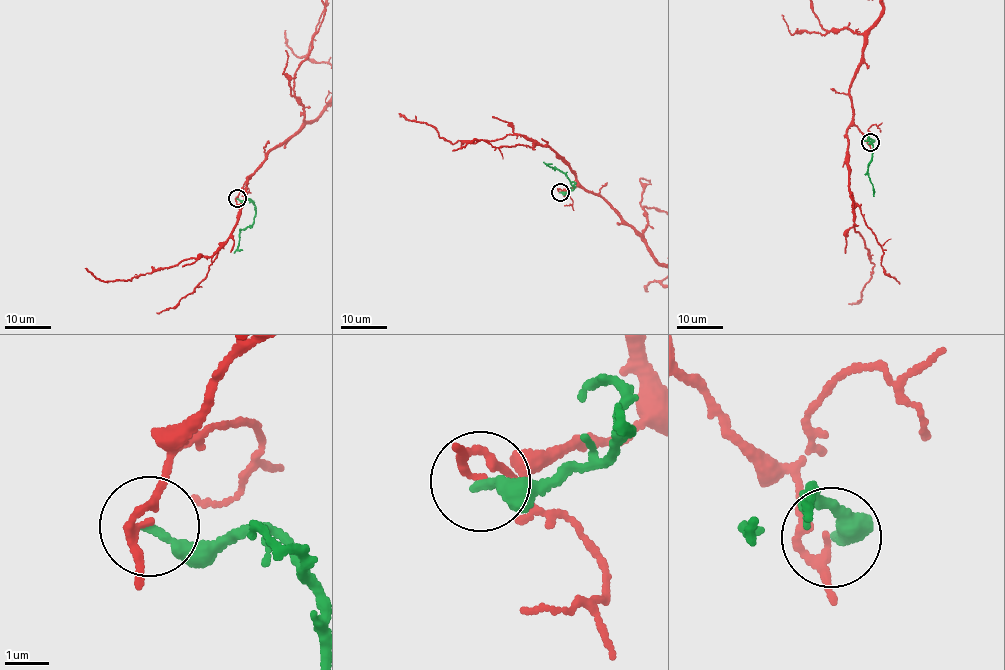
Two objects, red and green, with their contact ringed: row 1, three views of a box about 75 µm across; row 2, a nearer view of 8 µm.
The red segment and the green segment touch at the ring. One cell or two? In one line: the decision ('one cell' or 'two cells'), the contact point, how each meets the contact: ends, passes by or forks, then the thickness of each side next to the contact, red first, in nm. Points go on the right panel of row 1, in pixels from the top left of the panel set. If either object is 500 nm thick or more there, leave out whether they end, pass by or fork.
two cells; at (870, 142); red passes by; green ends there; 160 nm thick on the red side, 240 nm on the other

